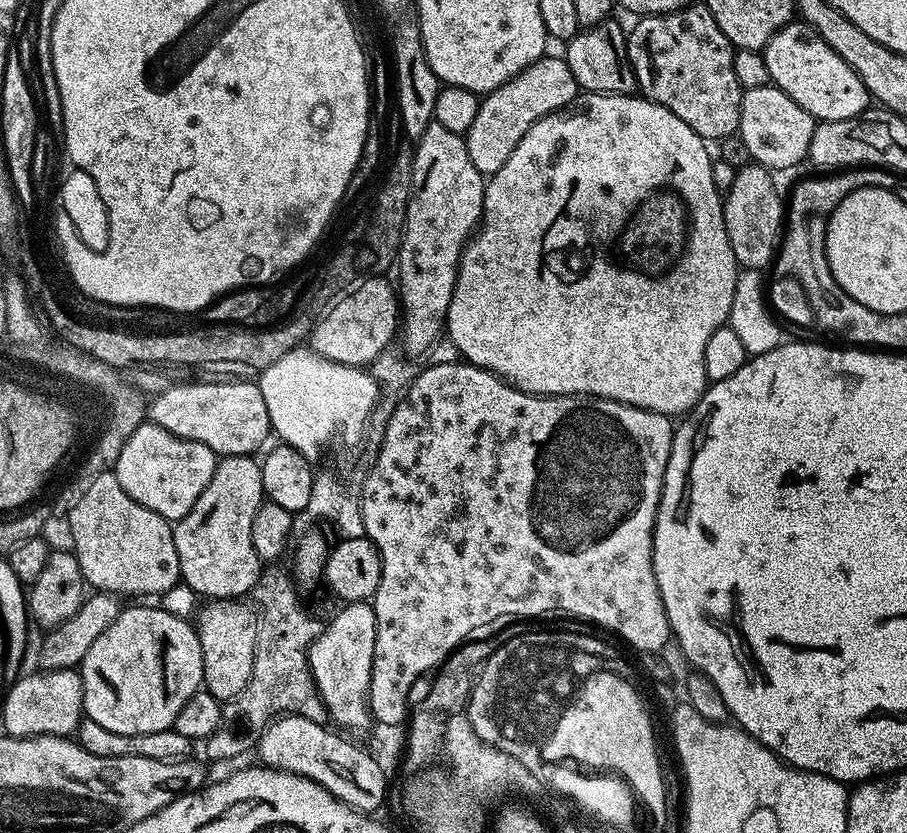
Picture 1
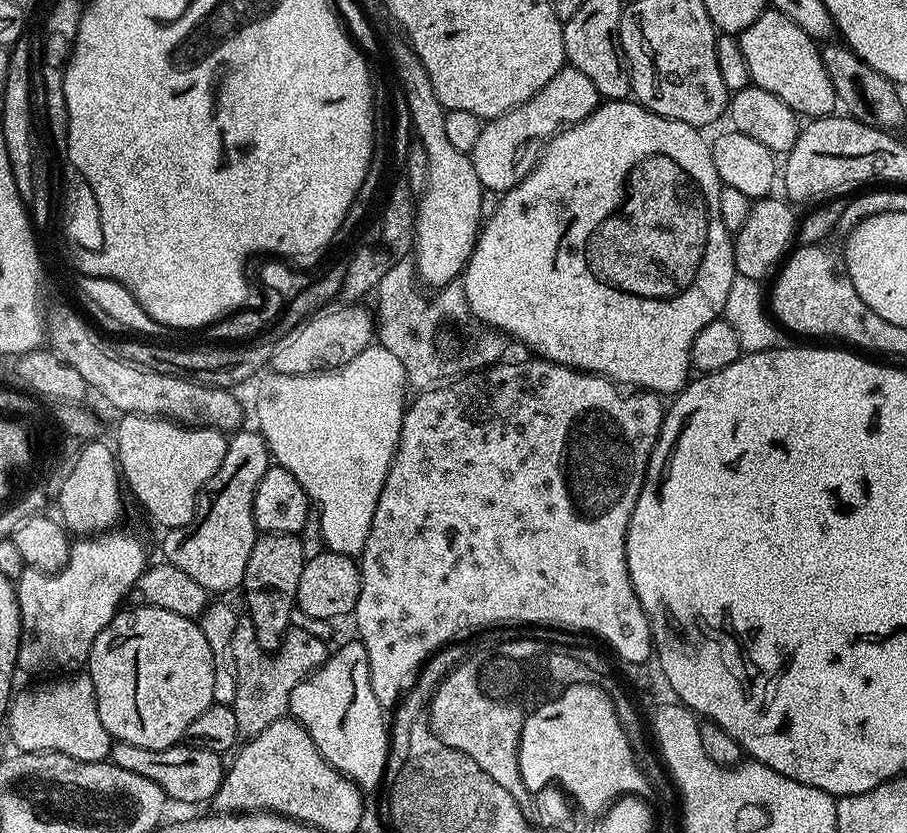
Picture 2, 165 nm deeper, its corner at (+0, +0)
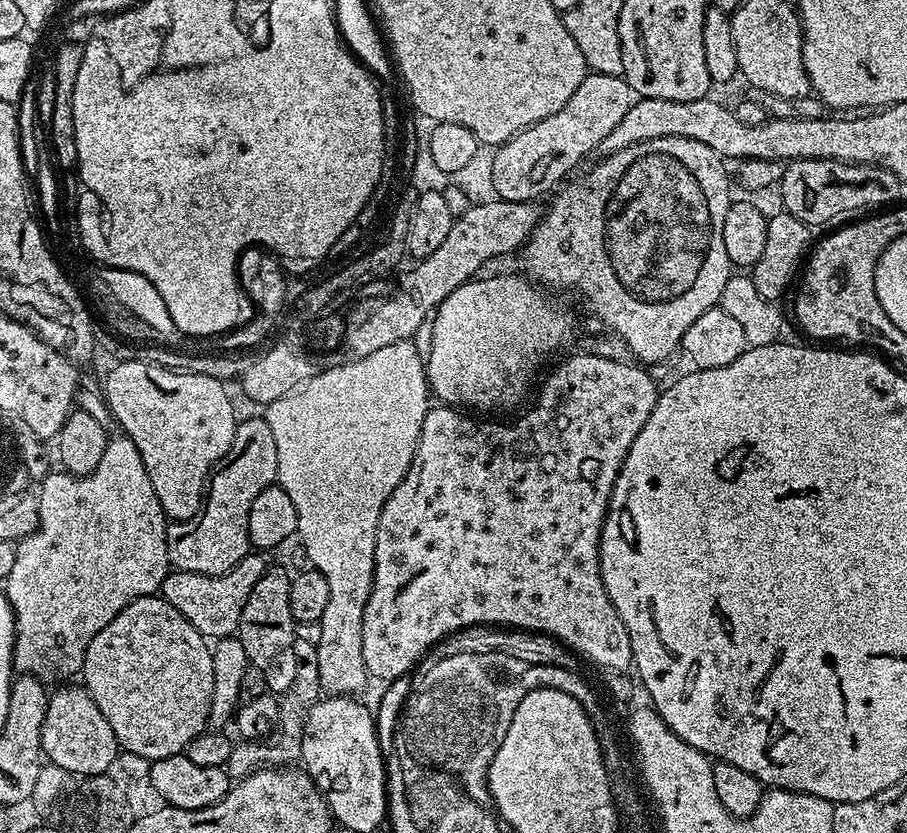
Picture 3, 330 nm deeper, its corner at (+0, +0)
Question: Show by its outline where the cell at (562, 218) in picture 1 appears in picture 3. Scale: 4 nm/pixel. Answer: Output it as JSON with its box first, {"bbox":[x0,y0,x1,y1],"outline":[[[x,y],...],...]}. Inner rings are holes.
{"bbox":[522,138,734,366],"outline":[[[654,138],[650,142],[638,142],[634,146],[626,146],[624,150],[618,150],[595,162],[597,164],[581,180],[569,179],[551,197],[552,205],[543,209],[539,224],[529,234],[522,249],[525,268],[523,271],[537,285],[545,289],[569,288],[572,292],[580,292],[581,298],[588,300],[589,310],[604,323],[601,325],[625,339],[633,357],[641,365],[653,366],[665,363],[669,359],[667,356],[680,348],[682,338],[686,330],[690,330],[690,325],[701,314],[706,314],[706,310],[719,305],[722,290],[726,290],[726,282],[734,274],[734,265],[730,262],[726,254],[726,246],[722,243],[722,222],[726,222],[726,210],[730,203],[728,172],[724,169],[725,161],[717,152],[710,150],[710,146],[702,146],[702,142],[694,142],[690,138]]]}

